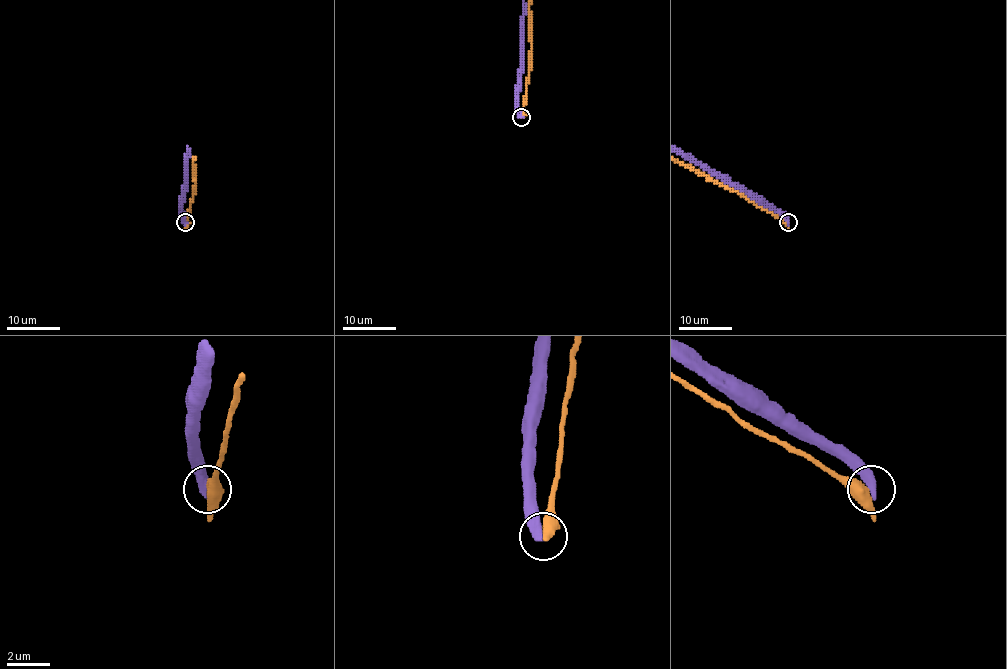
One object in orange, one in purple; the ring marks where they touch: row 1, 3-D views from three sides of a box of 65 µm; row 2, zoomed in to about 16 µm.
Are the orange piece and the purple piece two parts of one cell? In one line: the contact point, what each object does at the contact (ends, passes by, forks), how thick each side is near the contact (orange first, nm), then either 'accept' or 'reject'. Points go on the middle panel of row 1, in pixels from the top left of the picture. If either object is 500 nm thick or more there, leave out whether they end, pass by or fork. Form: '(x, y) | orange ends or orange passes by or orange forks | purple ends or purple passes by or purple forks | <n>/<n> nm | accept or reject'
(521, 117) | orange passes by | purple ends | 480/480 nm | reject

